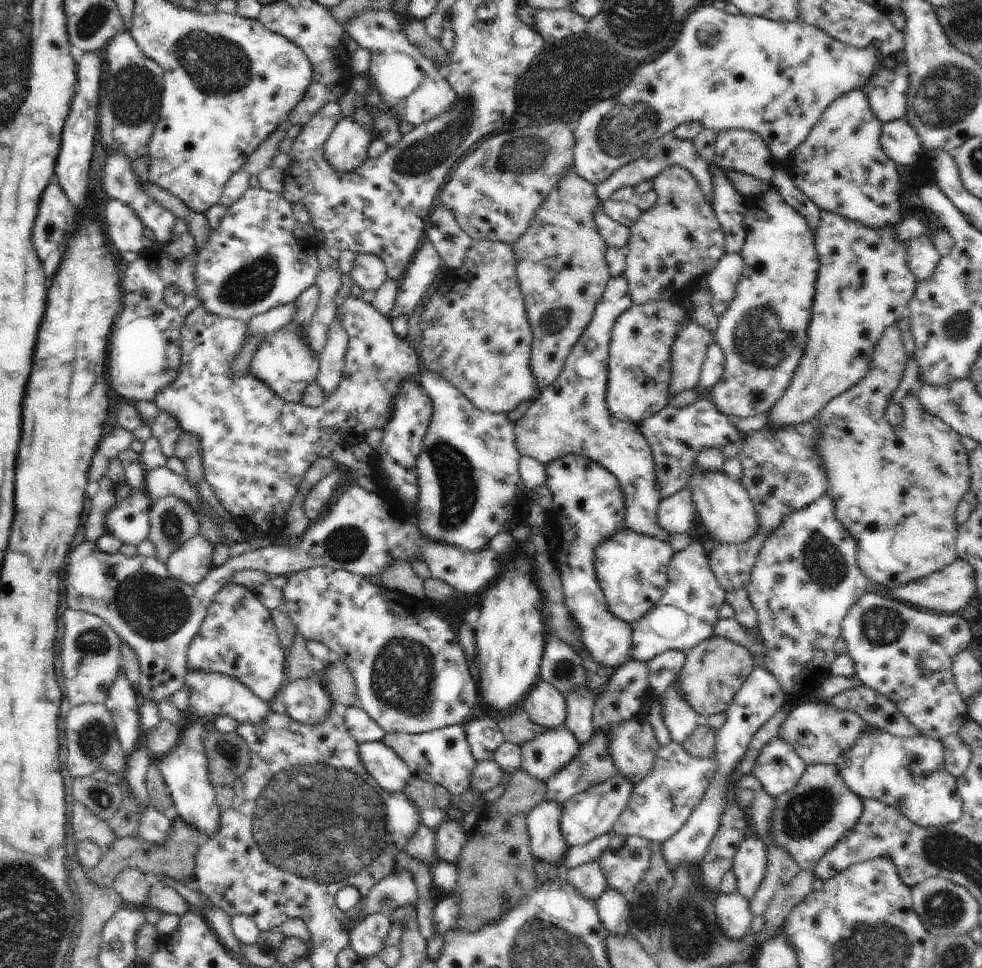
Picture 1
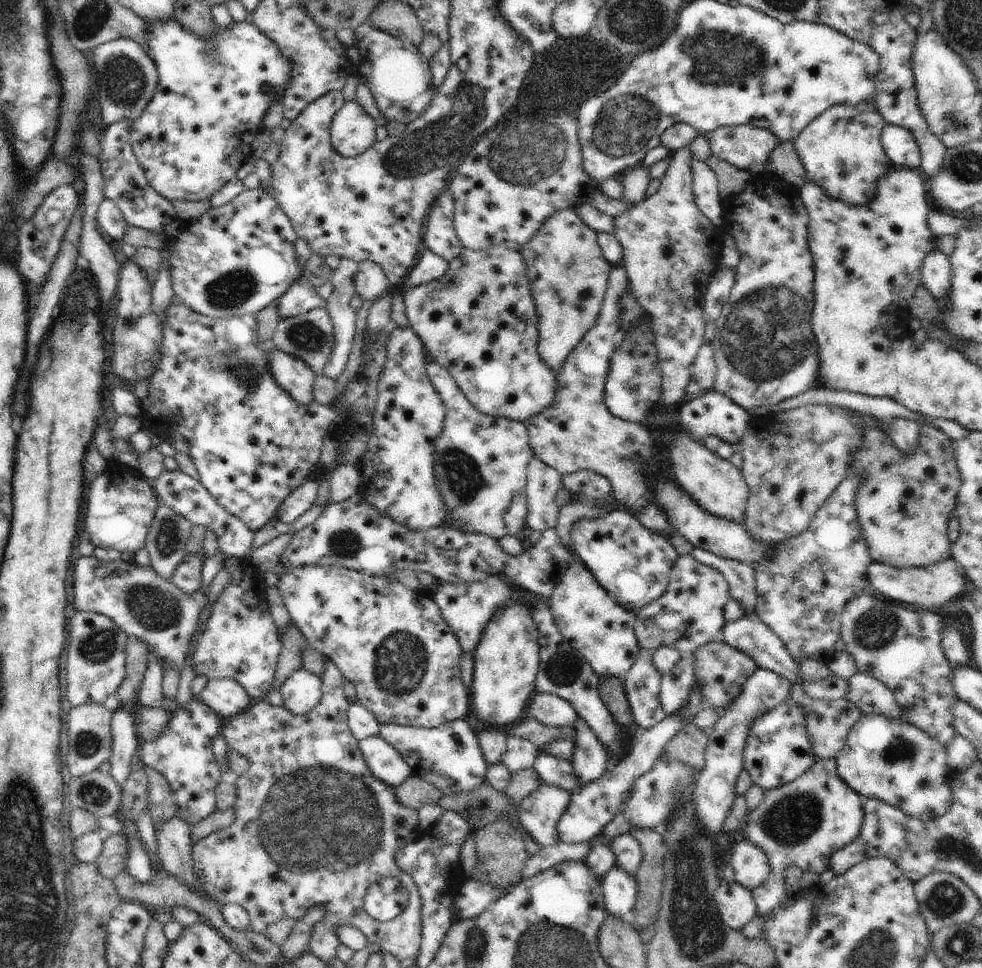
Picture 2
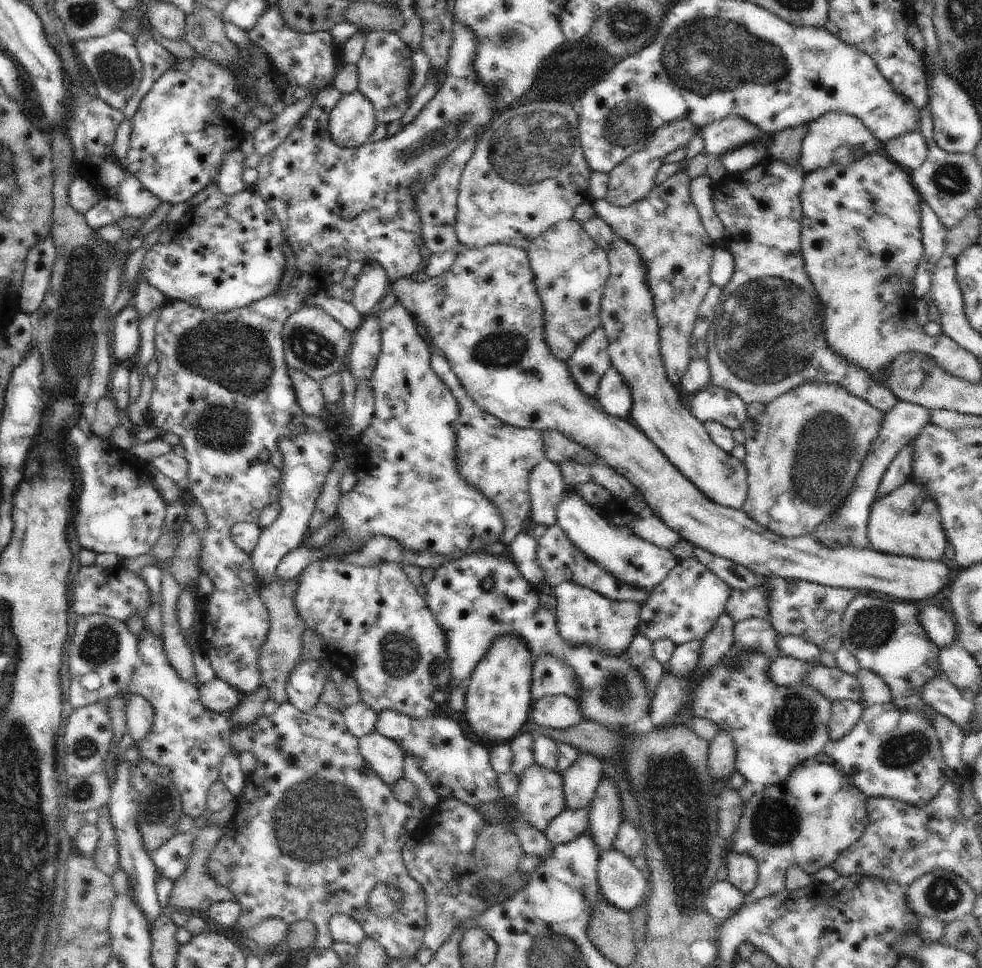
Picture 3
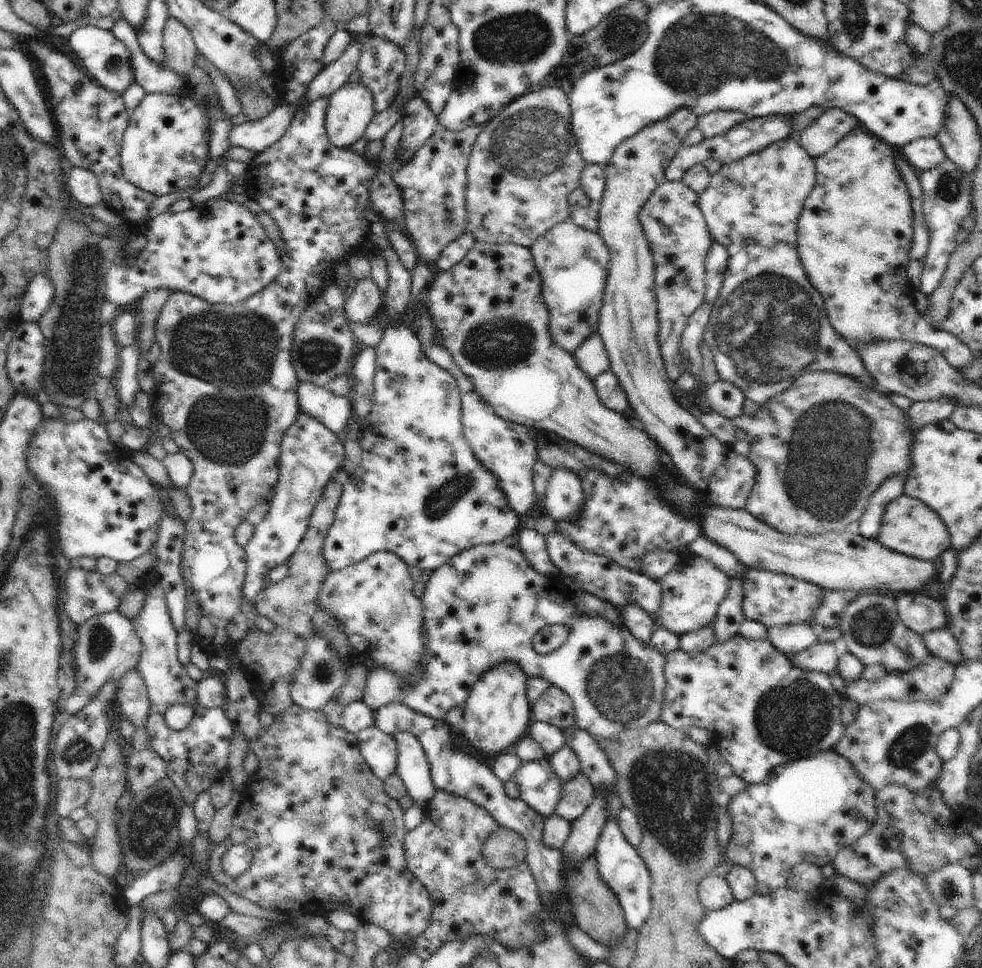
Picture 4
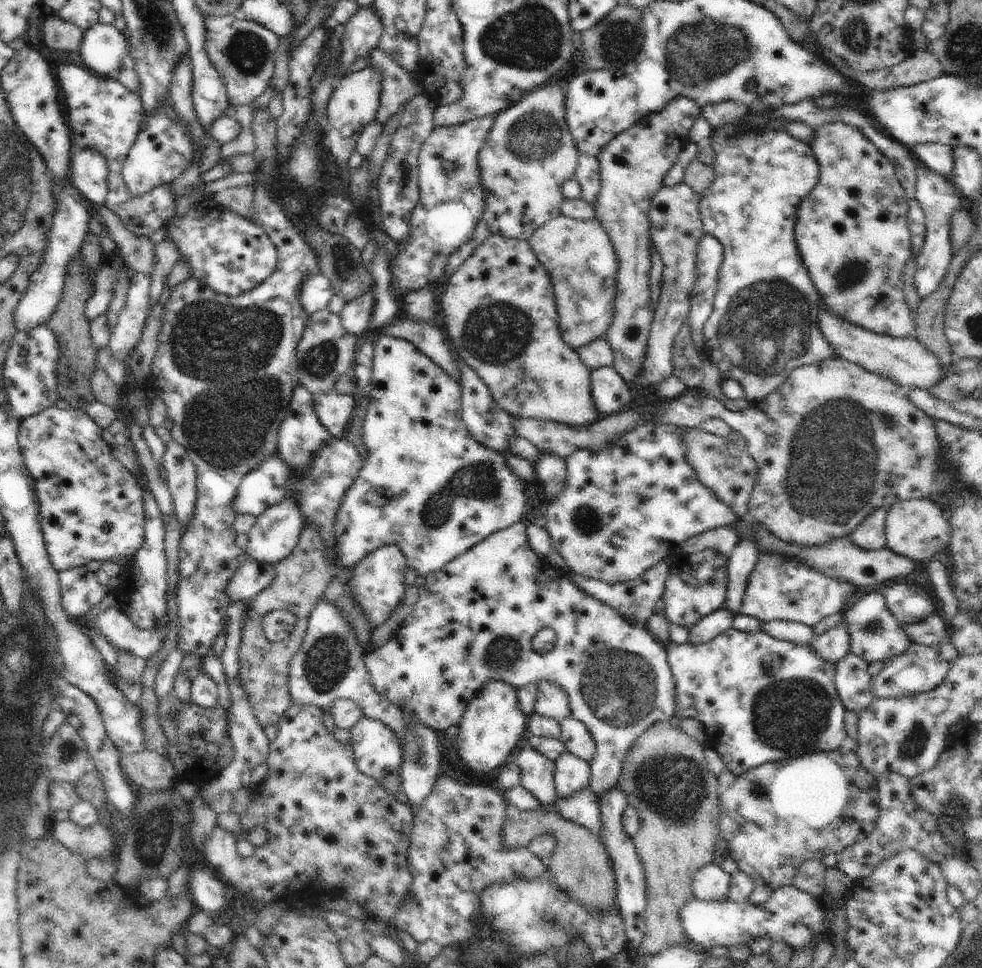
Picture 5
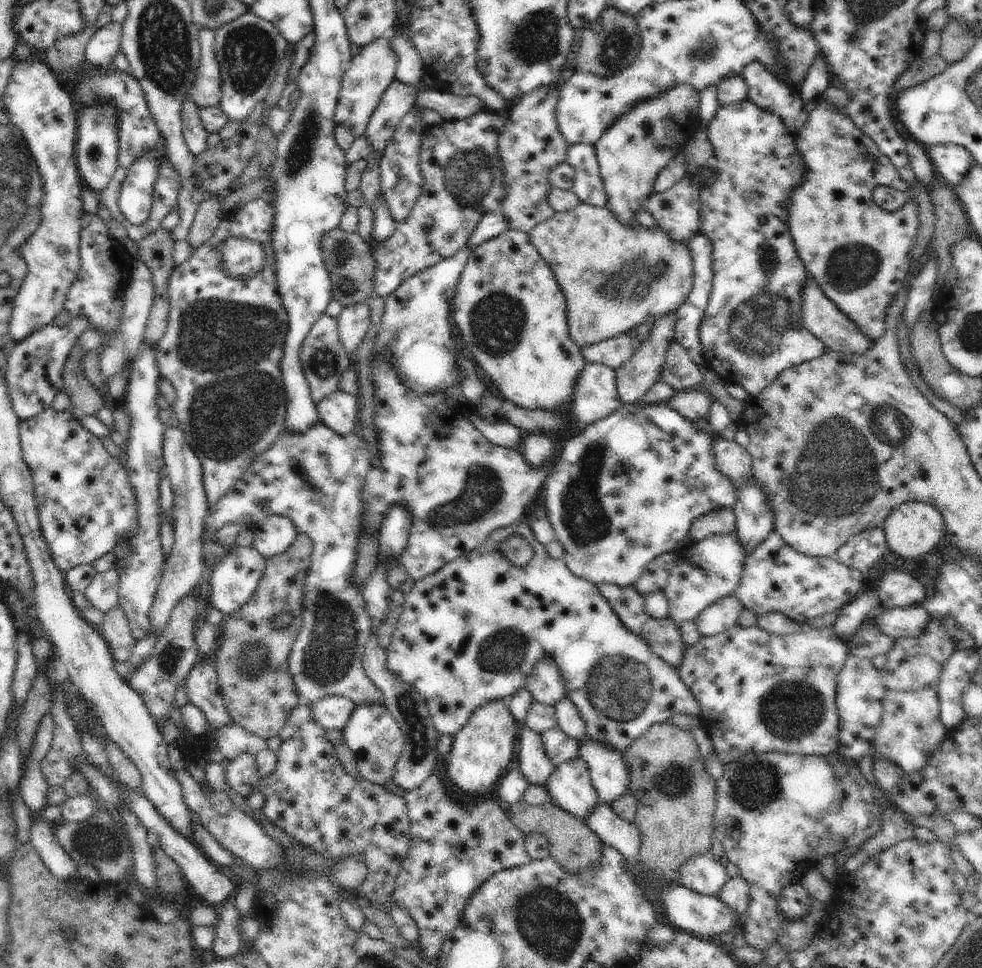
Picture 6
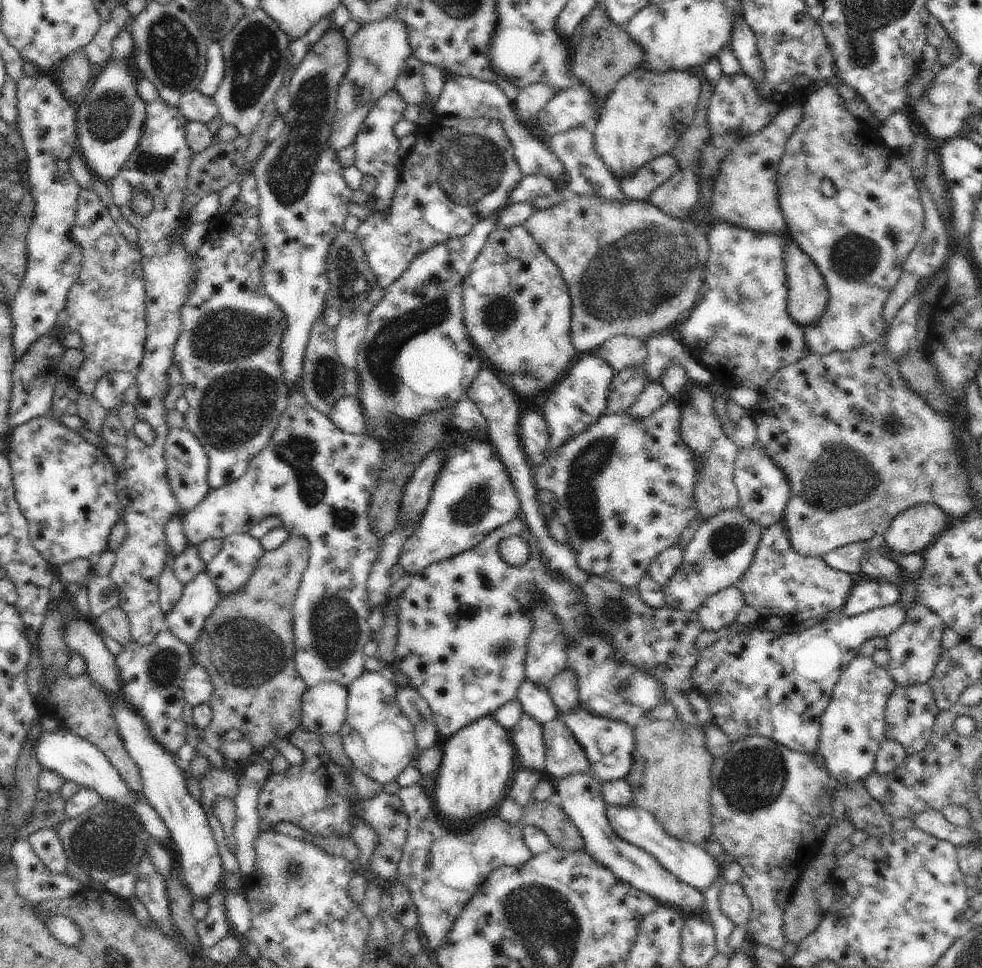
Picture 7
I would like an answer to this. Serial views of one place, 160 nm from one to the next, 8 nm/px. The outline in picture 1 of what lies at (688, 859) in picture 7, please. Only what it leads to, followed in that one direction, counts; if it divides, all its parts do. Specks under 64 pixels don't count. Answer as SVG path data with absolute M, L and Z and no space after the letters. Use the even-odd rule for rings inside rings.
M580 687L565 694L567 706L564 728L578 739L580 746L586 744L596 729L593 723L595 692L589 687ZM740 893L720 894L715 901L715 915L720 930L729 938L737 941L751 935L750 922L754 915L750 903Z

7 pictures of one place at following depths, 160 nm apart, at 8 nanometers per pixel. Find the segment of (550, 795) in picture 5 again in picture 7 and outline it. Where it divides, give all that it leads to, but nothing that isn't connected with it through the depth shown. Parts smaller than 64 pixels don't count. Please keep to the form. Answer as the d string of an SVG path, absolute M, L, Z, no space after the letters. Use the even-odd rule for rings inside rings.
M523 713L522 718L511 728L510 734L516 759L519 759L521 768L544 772L543 726L538 724L537 720L534 720L529 714Z

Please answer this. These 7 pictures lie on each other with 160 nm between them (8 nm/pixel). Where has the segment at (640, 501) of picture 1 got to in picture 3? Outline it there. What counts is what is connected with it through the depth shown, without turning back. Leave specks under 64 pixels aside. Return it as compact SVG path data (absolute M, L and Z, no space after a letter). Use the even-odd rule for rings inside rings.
M600 325L574 349L566 362L572 378L585 395L596 398L599 382L611 367L608 345L605 328ZM542 431L544 454L550 462L560 465L571 461L581 465L598 463L598 455L590 447L583 447L575 440L568 438L558 431Z

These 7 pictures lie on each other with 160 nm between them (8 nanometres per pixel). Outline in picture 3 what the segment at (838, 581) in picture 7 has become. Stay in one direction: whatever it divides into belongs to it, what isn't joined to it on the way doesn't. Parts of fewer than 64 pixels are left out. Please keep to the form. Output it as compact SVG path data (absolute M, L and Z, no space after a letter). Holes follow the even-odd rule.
M760 577L755 587L749 591L732 589L725 604L725 613L730 615L735 623L754 617L769 620L768 603L769 589L765 578Z

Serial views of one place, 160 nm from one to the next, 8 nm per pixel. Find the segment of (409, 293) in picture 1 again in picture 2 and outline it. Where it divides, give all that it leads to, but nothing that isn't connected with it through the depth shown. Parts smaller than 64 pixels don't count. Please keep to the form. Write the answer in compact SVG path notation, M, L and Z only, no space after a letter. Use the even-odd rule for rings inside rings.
M424 248L423 252L416 258L416 263L412 270L407 274L402 288L402 298L408 289L425 285L433 280L438 280L448 268L449 262L440 255Z

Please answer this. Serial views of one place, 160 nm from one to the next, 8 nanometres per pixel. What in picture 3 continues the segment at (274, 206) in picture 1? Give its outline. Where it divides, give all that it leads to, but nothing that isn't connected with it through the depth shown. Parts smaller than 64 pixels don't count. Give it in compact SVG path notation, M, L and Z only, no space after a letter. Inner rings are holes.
M246 188L246 190L231 197L222 194L218 190L216 194L210 196L210 198L205 200L200 206L192 208L192 211L187 211L179 222L170 224L167 227L159 236L158 242L147 252L142 262L141 270L136 278L136 282L139 283L140 279L146 279L152 286L155 286L160 292L163 292L168 300L178 299L186 301L188 304L194 305L205 311L225 313L233 311L234 309L241 309L256 301L265 299L268 295L271 295L277 290L287 265L285 252L283 251L283 246L286 242L287 236L283 231L278 217L275 216L274 211L266 204L266 201L260 195L256 194L252 188Z

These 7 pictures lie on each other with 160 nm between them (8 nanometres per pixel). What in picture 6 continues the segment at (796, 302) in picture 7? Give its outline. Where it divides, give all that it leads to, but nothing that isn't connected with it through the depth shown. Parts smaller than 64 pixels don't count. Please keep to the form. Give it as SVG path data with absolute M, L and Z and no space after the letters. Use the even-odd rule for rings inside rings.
M808 281L803 285L801 308L802 327L817 336L826 346L827 350L844 353L845 355L862 355L870 350L874 342L867 337L852 319L848 319L843 312L822 292L822 289L814 281L816 286L808 286Z

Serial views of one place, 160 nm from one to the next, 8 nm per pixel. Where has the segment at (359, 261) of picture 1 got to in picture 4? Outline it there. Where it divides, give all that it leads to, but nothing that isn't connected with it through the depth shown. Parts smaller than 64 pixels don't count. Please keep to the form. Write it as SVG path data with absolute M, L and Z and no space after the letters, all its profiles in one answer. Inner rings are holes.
M368 275L357 281L354 292L345 300L344 314L352 322L373 322L383 303L383 293Z

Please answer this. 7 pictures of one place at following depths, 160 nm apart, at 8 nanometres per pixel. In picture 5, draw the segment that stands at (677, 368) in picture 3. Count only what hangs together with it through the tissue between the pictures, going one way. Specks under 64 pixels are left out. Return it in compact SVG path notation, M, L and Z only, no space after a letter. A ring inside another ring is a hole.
M686 183L663 186L653 196L649 208L651 241L660 253L663 273L659 301L647 340L647 355L643 362L641 375L632 391L649 386L657 386L673 372L672 349L678 331L686 324L691 309L691 292L698 280L698 251L701 238L705 235L699 211L699 196Z

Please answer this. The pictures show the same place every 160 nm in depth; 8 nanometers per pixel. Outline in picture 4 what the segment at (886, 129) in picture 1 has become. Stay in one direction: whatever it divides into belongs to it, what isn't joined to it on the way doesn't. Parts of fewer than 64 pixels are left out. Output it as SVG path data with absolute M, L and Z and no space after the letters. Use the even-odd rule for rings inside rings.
M936 137L914 139L902 146L902 156L917 172L937 167L947 156Z

